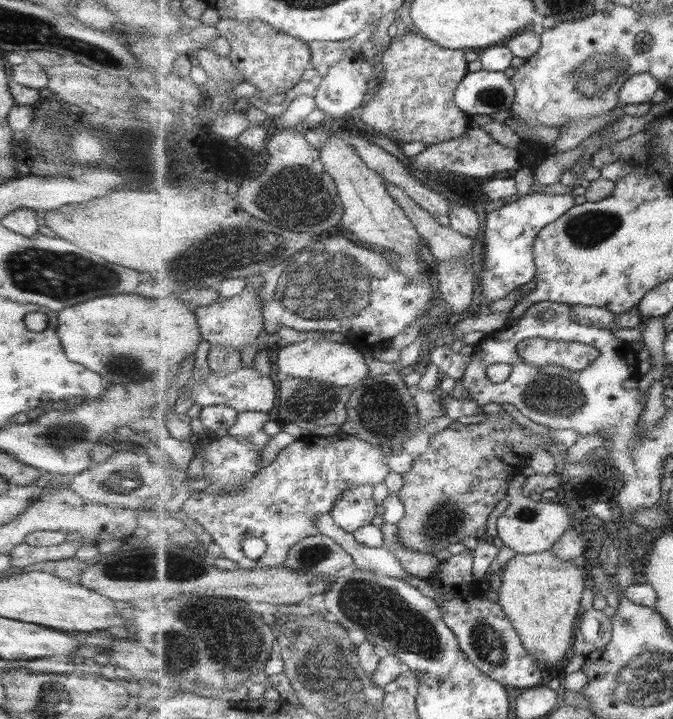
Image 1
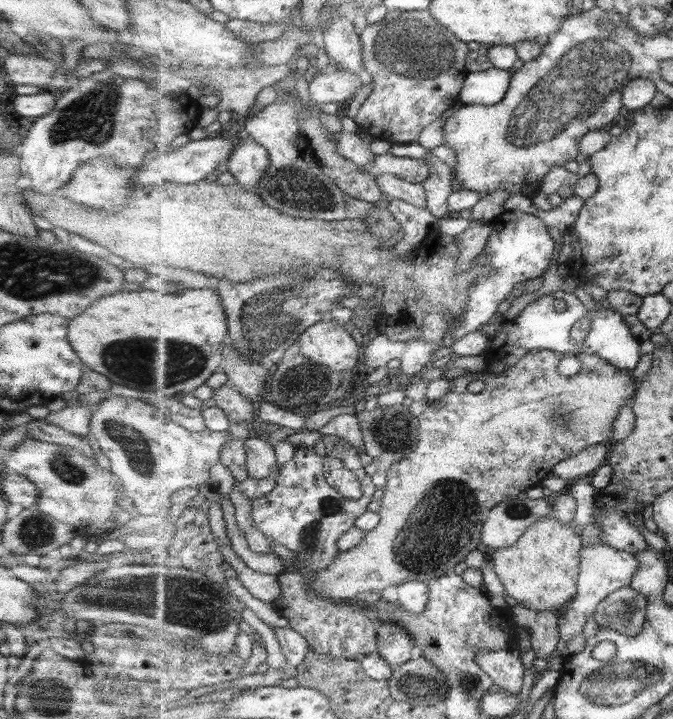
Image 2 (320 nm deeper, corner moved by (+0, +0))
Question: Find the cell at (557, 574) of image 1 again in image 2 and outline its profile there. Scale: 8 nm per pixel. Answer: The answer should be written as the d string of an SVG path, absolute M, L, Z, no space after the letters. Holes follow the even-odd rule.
M565 490L553 495L551 500L553 514L534 522L513 546L495 550L489 557L509 596L537 612L552 612L571 602L581 580L581 552L585 546L580 531L571 524L579 506L578 500Z

